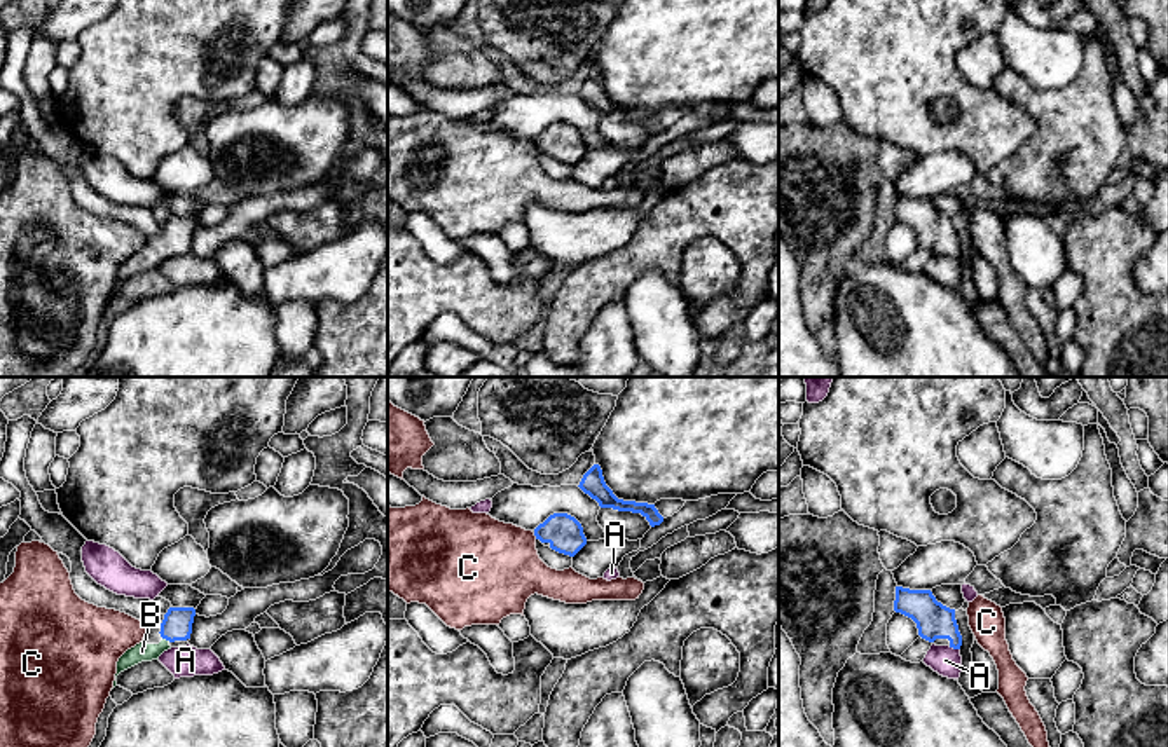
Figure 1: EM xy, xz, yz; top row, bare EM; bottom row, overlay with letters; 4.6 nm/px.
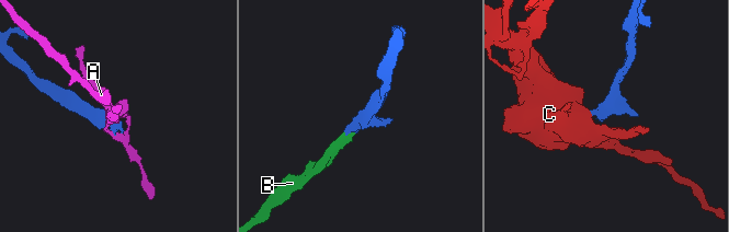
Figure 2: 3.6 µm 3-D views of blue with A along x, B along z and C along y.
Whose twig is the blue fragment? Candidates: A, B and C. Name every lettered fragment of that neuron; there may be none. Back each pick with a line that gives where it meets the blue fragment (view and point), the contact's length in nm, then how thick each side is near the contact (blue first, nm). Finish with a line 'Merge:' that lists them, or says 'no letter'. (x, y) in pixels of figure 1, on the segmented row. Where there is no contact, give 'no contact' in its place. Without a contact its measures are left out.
B: meets blue in xy at (166, 639); contact 40 nm long; 140 nm thick on the blue side, 90 nm on the other
Merge: B

